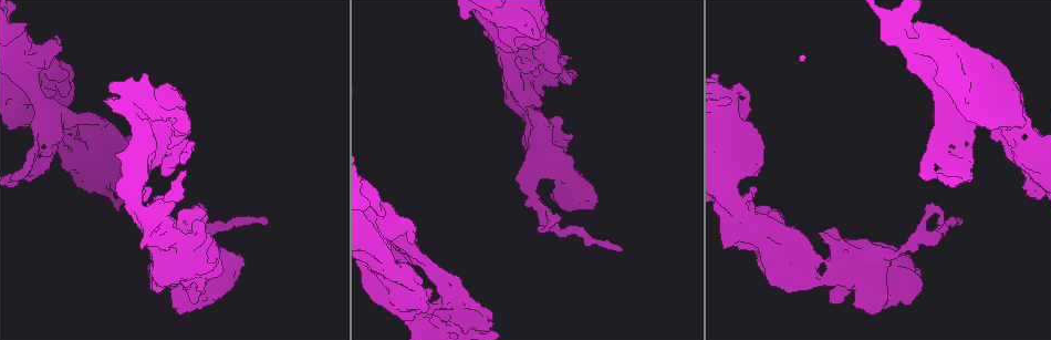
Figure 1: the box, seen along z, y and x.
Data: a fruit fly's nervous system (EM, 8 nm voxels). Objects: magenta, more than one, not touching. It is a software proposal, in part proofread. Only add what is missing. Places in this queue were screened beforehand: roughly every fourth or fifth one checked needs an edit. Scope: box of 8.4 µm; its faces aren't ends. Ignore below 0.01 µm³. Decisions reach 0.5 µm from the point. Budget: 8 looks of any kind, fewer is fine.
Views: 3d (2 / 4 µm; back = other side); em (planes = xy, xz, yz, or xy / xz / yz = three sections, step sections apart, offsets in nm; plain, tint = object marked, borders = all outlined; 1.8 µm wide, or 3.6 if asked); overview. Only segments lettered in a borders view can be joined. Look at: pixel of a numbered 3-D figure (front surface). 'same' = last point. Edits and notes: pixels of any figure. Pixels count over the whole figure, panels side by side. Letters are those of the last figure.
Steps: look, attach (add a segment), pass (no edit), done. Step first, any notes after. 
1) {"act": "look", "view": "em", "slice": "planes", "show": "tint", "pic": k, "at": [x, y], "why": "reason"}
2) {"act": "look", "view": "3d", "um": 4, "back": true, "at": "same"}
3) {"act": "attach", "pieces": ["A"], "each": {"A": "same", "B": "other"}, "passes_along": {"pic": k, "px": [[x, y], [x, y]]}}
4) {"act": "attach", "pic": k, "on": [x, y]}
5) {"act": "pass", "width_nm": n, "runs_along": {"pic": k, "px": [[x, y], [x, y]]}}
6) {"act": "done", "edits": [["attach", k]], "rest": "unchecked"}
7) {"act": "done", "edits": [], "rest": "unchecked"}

{"act": "look", "view": "3d", "um": 2, "pic": 1, "at": [781, 213], "why": "free end"}

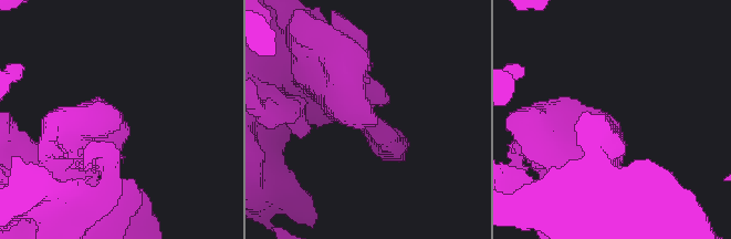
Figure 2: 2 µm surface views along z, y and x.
{"act": "look", "view": "em", "slice": "planes", "show": "tint", "pic": 2, "at": [618, 125]}

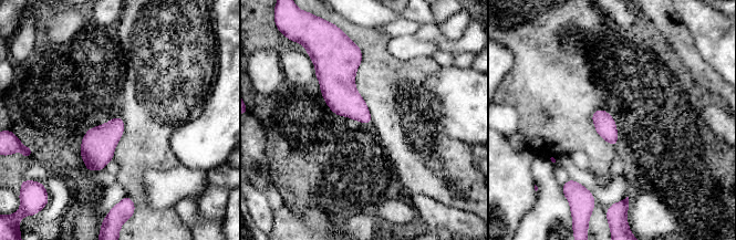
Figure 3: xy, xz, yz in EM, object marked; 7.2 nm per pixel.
{"act": "look", "view": "em", "slice": "planes", "show": "borders", "at": "same", "why": "what lies round it"}

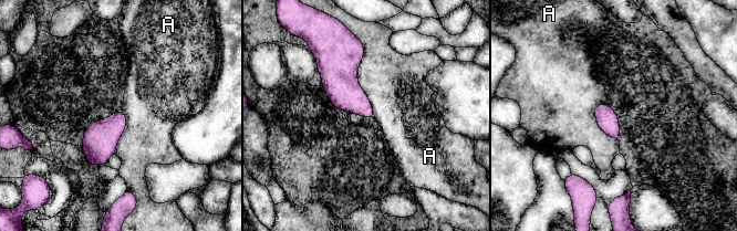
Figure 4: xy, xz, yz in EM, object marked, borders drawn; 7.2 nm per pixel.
{"act": "pass", "longest_contact_nm": ["A", 600], "each": {"A": "other"}, "border": {"pic": 4, "px": [[357, 39], [357, 82], [373, 117]]}, "found": "none of them fits"}

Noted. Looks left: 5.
{"act": "look", "view": "3d", "um": 2, "pic": 1, "at": [936, 30]}

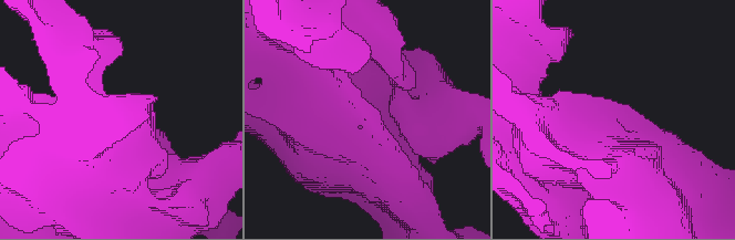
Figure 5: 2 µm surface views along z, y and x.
{"act": "look", "view": "em", "slice": "xy", "step": 4, "show": "borders", "pic": 5, "at": [376, 116], "why": "shape alone is not enough"}

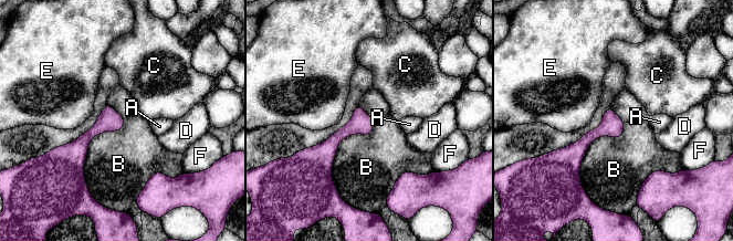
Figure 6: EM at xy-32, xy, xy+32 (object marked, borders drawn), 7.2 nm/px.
{"act": "look", "view": "em", "slice": "planes", "show": "borders", "at": "same"}

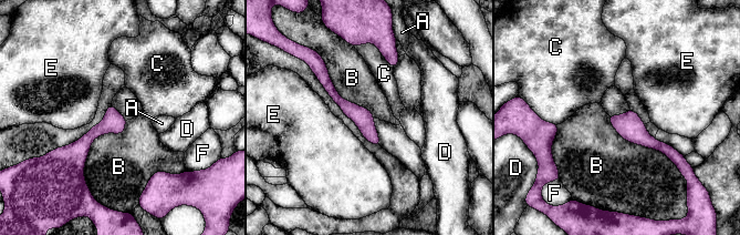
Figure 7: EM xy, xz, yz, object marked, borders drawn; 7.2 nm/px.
{"act": "pass", "each": {"A": "other", "B": "other", "C": "other", "D": "other", "E": "other", "F": "other"}, "runs_along": {"pic": 7, "px": [[320, 75], [376, 142]]}, "found": "none of them fits"}

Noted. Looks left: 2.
{"act": "look", "view": "em", "slice": "planes", "show": "plain", "pic": 1, "at": [427, 306], "why": "free end"}

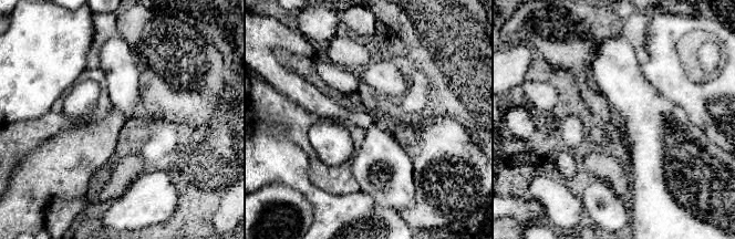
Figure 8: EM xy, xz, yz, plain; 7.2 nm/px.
{"act": "look", "view": "em", "slice": "planes", "show": "borders", "at": "same", "why": "see the neighbours"}

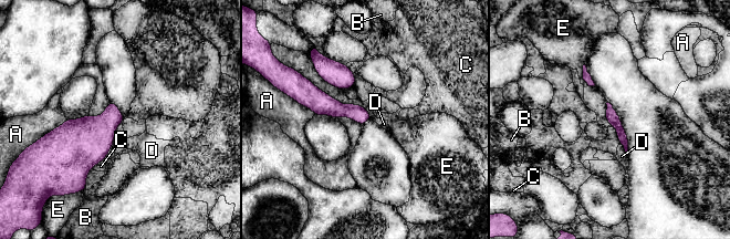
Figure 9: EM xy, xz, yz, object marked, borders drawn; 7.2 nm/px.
{"act": "pass", "each": {"A": "other", "B": "other", "C": "other", "D": "other", "E": "other"}, "border": {"pic": 9, "px": [[301, 73], [371, 116]]}, "found": "none of them fits"}

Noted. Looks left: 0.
{"act": "done", "edits": [], "rest": "unchecked"}

